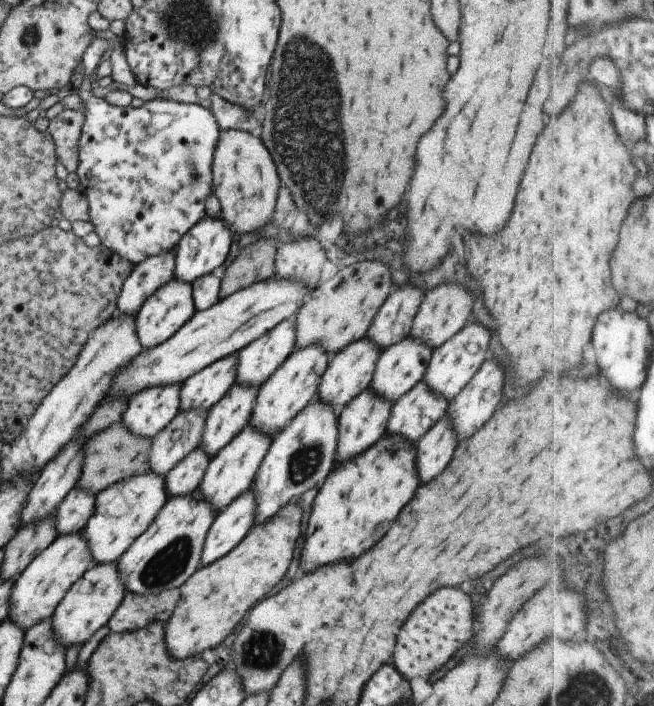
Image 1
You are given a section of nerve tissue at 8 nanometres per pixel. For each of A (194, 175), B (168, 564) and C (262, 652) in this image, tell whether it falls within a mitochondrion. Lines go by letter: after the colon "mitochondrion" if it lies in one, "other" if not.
A: mitochondrion
B: mitochondrion
C: mitochondrion

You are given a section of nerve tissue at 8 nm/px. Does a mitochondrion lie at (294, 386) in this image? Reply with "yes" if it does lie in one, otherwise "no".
no

